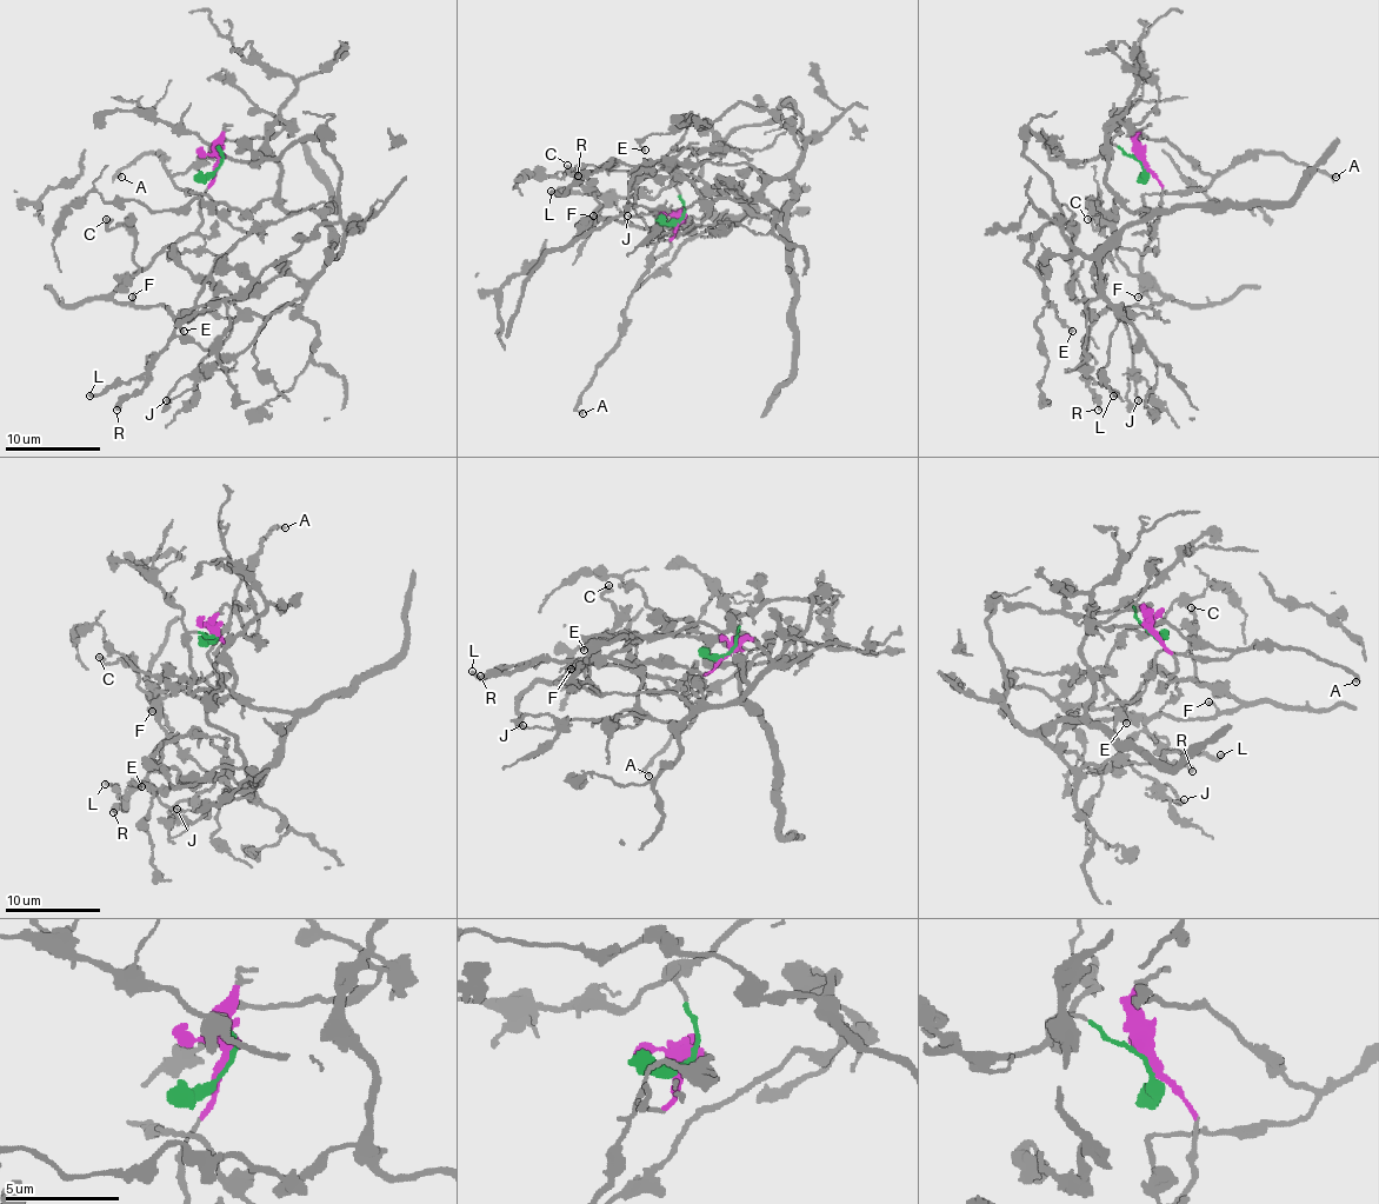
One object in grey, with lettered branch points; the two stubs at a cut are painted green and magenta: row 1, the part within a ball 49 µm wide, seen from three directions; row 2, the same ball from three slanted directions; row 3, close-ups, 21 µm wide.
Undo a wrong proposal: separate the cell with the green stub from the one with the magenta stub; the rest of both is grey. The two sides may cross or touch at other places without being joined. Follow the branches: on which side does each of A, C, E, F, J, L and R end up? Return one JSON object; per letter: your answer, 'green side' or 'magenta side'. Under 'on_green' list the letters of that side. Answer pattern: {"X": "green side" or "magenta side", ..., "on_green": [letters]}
{"A": "magenta side", "C": "magenta side", "E": "green side", "F": "magenta side", "J": "green side", "L": "magenta side", "R": "magenta side", "on_green": ["E", "J"]}

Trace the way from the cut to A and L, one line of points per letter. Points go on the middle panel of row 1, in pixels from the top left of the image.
A: (680, 220), (672, 237), (658, 239), (653, 265), (627, 301), (620, 344), (581, 394), (577, 408), (581, 413)
L: (680, 220), (670, 239), (593, 220), (574, 241), (625, 210), (637, 172), (605, 163), (563, 193), (551, 191)

